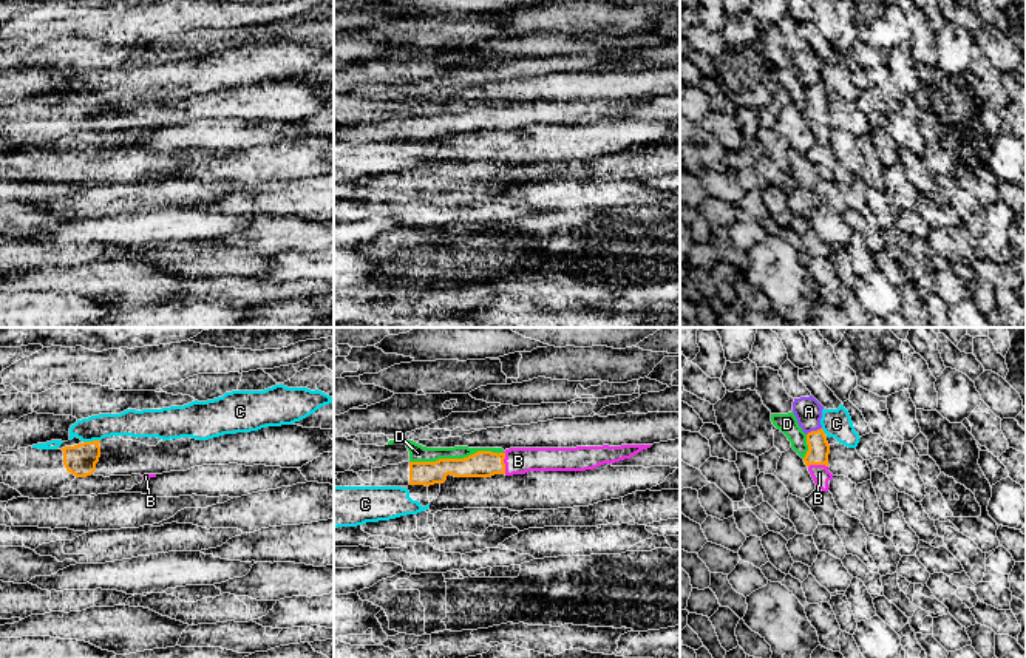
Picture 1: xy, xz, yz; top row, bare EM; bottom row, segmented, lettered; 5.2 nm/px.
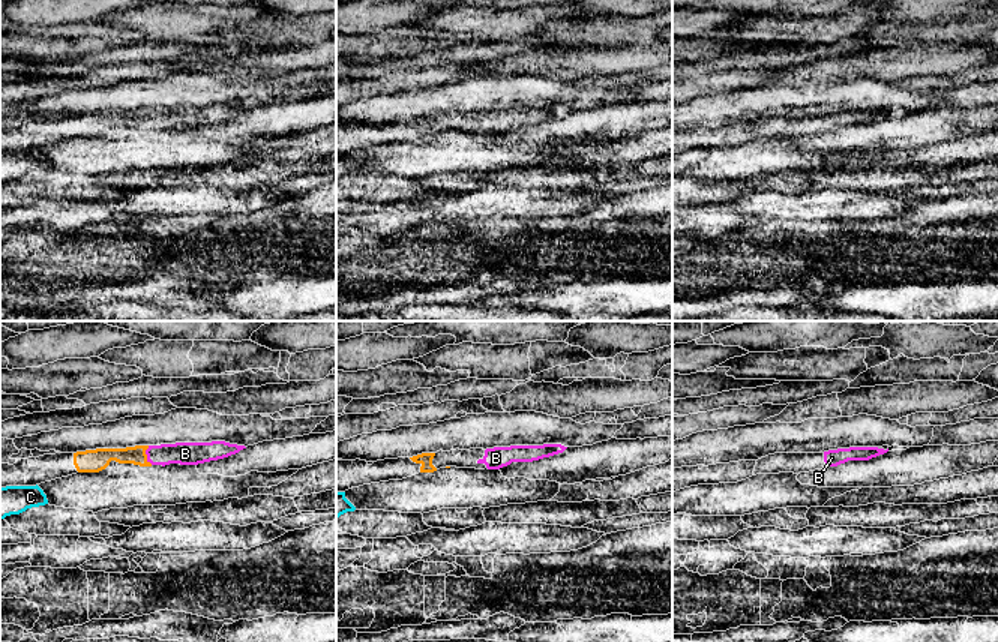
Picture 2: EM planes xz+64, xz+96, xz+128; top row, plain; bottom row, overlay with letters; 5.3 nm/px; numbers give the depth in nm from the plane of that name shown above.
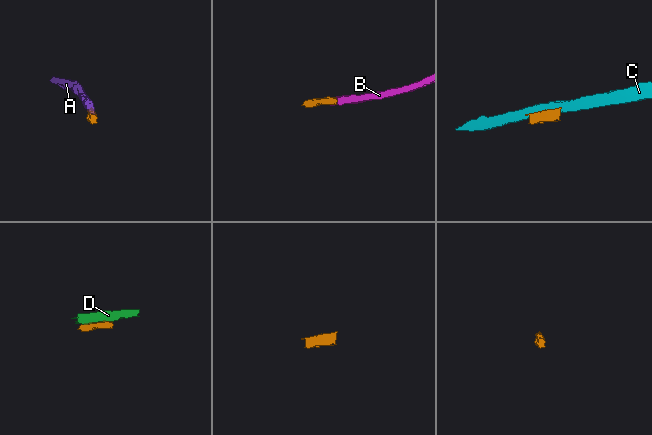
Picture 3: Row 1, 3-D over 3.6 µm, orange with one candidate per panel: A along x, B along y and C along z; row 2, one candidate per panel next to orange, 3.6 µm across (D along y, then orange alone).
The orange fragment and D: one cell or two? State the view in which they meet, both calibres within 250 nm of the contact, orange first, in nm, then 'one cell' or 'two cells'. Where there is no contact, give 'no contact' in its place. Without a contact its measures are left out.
xz | 140/90 nm | two cells

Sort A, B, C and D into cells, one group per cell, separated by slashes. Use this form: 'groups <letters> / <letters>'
groups A / B / C / D

